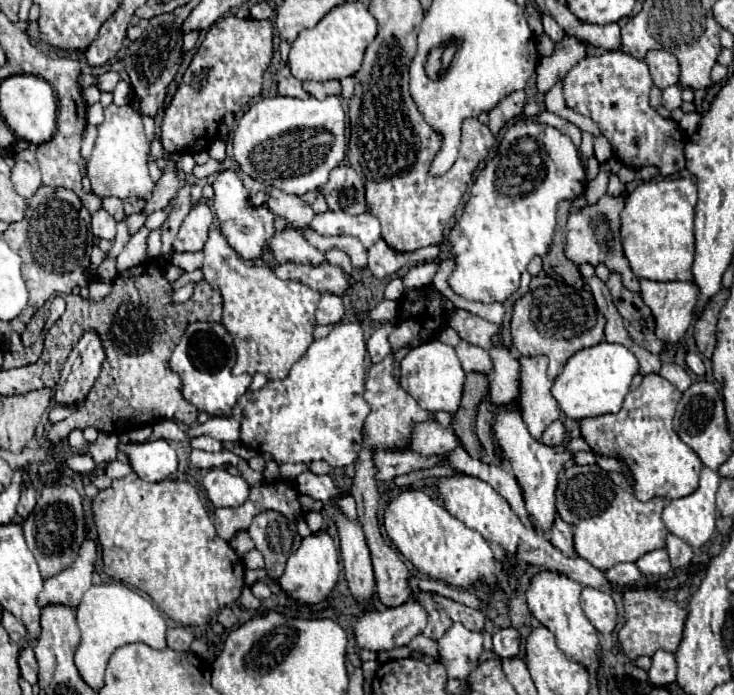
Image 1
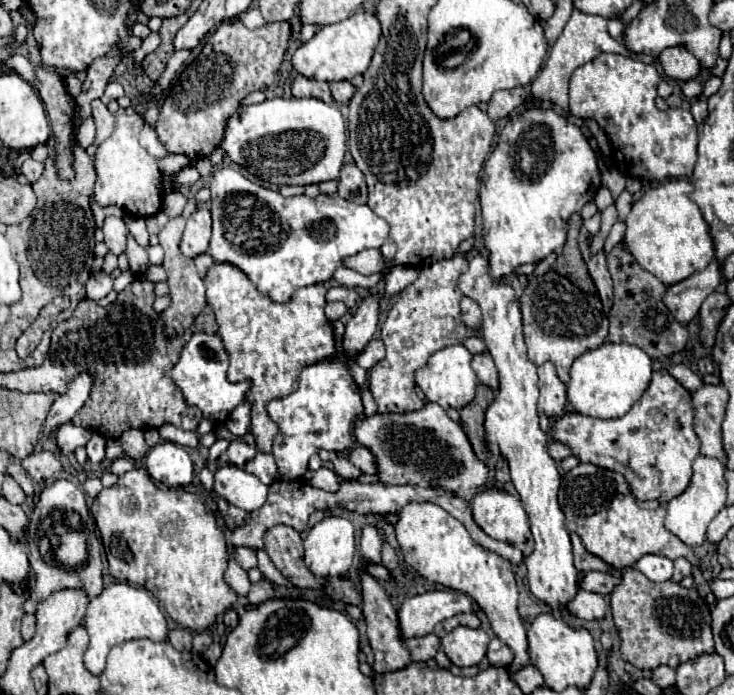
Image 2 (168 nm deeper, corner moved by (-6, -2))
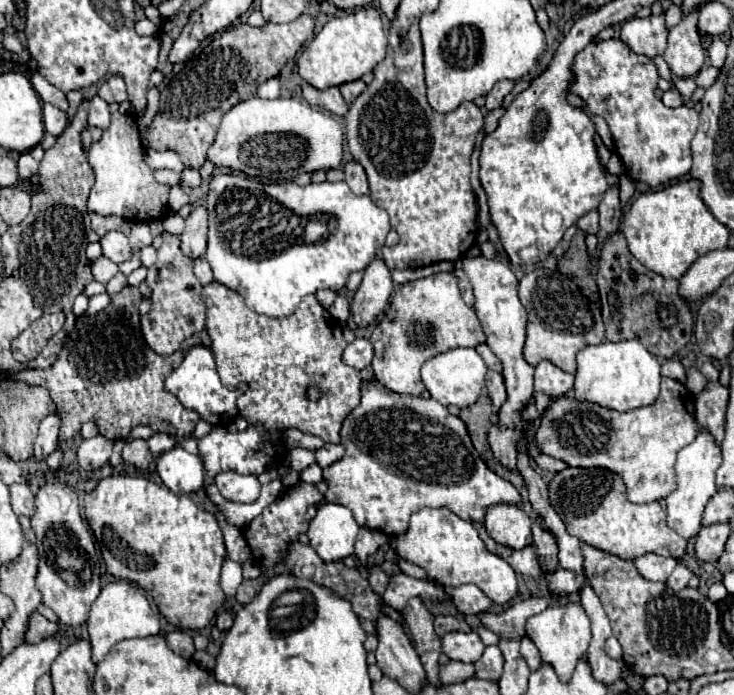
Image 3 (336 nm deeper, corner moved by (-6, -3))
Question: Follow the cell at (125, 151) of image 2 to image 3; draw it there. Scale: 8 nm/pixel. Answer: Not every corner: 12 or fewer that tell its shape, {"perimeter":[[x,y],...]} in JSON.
{"perimeter":[[132,115],[88,149],[90,213],[156,221],[170,187],[144,163]]}

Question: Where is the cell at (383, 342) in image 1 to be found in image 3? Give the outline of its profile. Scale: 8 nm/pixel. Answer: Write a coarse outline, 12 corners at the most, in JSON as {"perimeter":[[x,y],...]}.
{"perimeter":[[354,339],[344,349],[344,361],[358,371],[370,367],[374,347]]}

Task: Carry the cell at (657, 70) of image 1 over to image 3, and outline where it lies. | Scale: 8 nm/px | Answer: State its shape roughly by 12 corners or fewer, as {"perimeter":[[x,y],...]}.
{"perimeter":[[694,7],[670,29],[664,61],[696,77],[706,61]]}

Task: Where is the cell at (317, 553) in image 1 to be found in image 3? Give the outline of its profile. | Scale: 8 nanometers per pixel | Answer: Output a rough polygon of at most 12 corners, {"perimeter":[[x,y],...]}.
{"perimeter":[[322,503],[308,539],[322,561],[354,555],[360,525],[350,509]]}

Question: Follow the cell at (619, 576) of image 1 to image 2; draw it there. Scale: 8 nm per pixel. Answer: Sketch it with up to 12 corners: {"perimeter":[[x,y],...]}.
{"perimeter":[[582,572],[578,586],[610,594],[620,578],[604,572]]}

